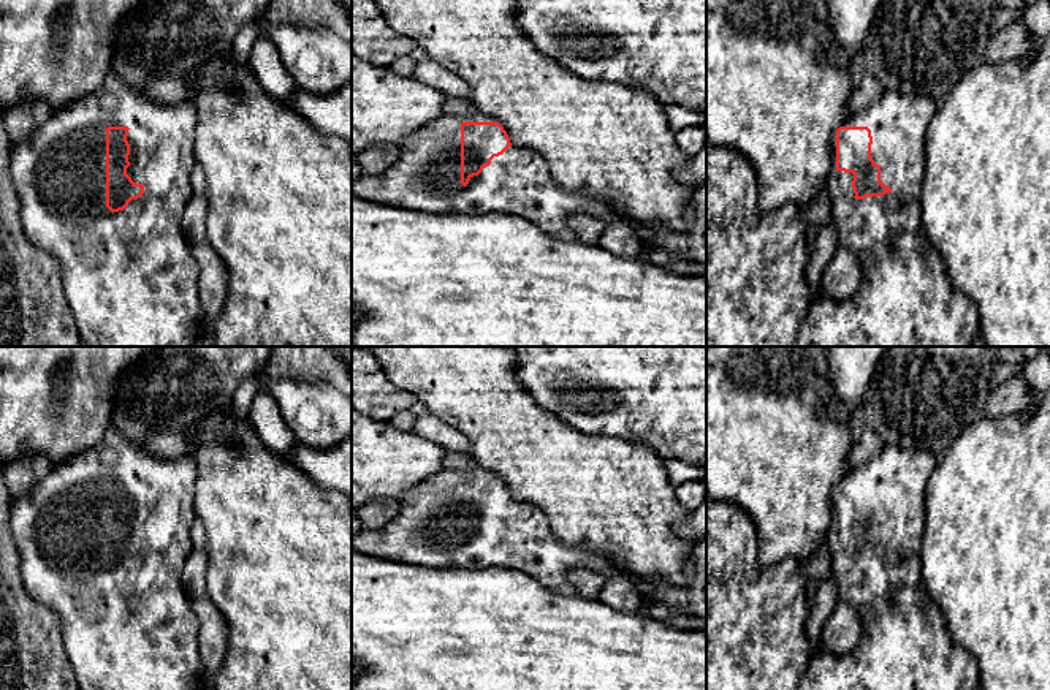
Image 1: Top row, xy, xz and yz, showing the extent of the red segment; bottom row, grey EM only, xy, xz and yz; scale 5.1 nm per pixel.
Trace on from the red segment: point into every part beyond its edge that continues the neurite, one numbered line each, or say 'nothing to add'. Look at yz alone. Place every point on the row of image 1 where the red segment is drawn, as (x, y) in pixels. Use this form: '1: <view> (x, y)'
1: yz (905, 298)

